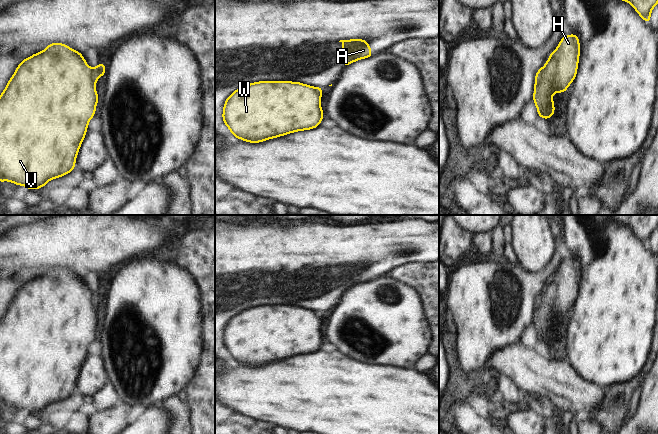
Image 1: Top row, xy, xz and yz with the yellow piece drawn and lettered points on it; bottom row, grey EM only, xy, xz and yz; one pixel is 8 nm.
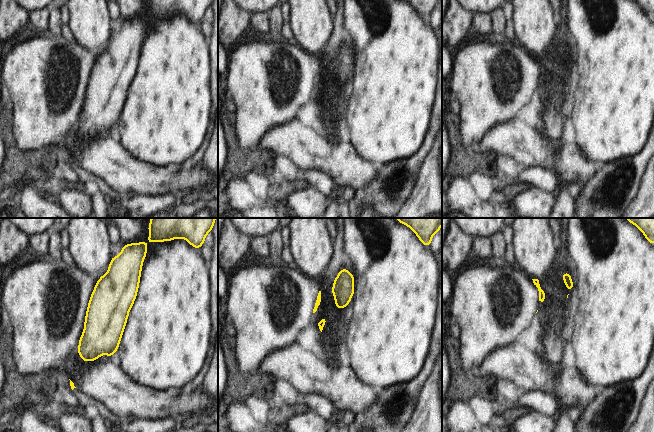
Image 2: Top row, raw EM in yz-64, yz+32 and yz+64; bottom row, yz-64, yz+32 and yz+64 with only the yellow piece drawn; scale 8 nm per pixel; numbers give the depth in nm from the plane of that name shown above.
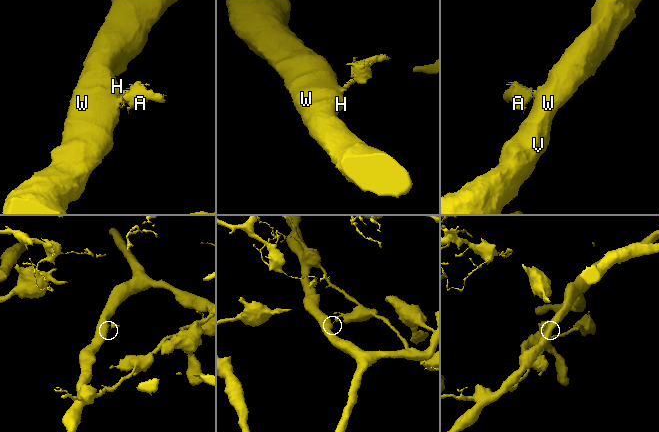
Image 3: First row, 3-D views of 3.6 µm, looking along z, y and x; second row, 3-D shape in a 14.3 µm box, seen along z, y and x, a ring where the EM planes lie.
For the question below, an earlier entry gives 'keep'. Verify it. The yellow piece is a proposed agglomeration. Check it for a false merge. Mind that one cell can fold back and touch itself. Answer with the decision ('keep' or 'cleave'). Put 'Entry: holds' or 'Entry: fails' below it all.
cleave
Entry: fails

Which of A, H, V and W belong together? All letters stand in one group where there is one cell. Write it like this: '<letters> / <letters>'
A / H V W

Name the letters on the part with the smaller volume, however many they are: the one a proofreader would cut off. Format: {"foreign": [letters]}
{"foreign": ["A"]}

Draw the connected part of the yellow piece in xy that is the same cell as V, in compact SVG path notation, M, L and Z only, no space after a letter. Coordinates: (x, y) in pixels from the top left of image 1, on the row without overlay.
M62 267L49 268L48 271L28 283L21 285L14 299L8 306L5 315L0 320L0 407L4 404L17 409L24 409L30 415L33 411L35 415L45 410L51 403L68 398L75 392L75 383L82 365L85 362L89 344L95 338L95 332L99 320L95 315L96 305L94 304L93 293L89 291L80 276L77 276Z

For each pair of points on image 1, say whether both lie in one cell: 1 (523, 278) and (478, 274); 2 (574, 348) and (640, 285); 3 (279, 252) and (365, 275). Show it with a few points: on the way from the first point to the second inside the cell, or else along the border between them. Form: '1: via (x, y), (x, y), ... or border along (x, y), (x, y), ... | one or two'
1: via (512, 268), (502, 264), (489, 274) | one
2: via (590, 335), (624, 301) | one
3: via (300, 260), (344, 260) | one

